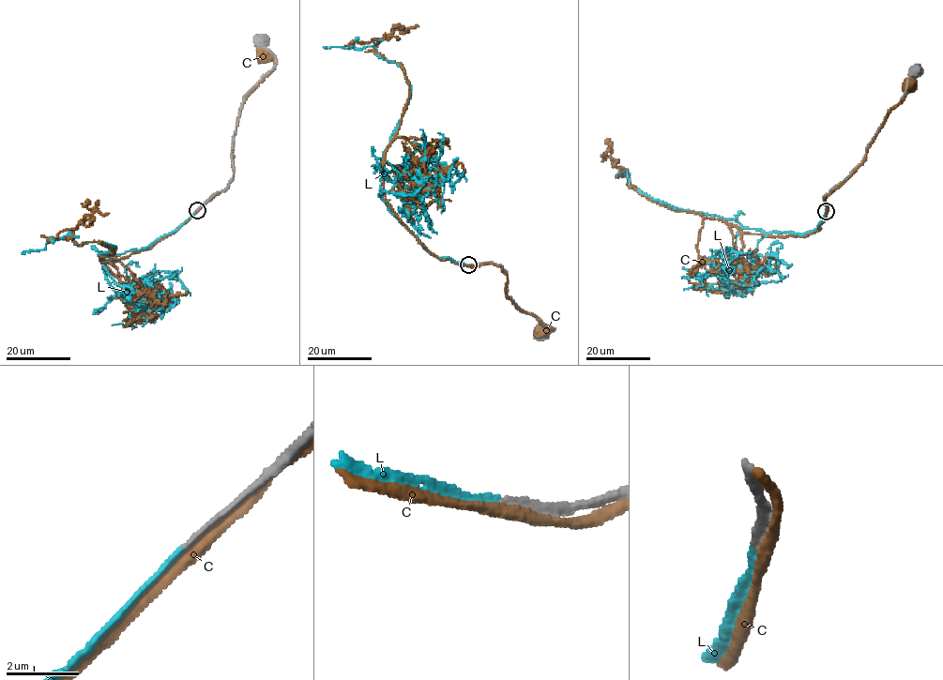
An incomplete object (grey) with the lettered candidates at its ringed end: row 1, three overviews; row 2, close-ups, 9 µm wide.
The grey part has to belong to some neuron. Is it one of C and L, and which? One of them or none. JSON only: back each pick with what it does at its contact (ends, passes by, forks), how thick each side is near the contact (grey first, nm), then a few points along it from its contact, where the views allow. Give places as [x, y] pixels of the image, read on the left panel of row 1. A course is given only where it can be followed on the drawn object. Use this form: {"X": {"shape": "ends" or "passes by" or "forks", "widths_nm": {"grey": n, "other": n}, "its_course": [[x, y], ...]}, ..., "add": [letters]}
{"L": {"shape": "ends", "widths_nm": {"grey": 200, "other": 190}, "its_course": [[197, 210], [146, 247], [111, 259], [98, 255], [114, 247], [78, 245], [69, 230], [21, 252]]}, "add": ["L"]}

